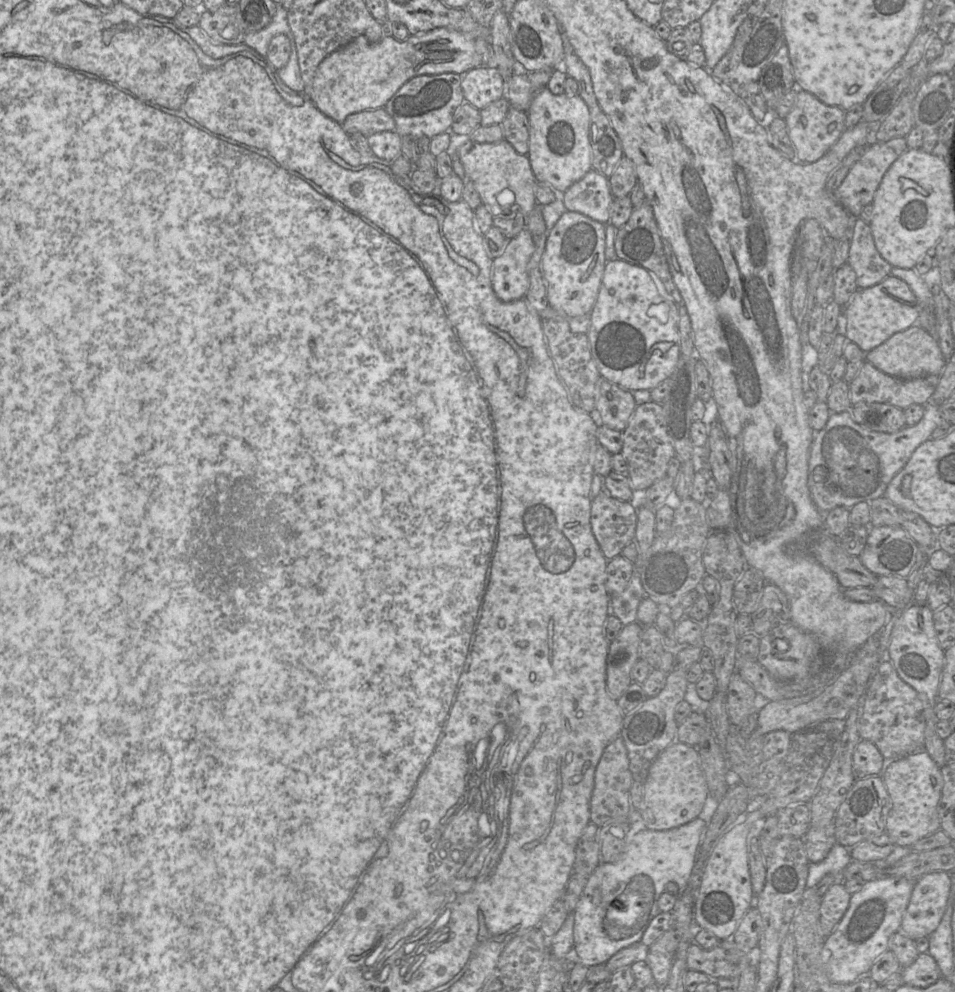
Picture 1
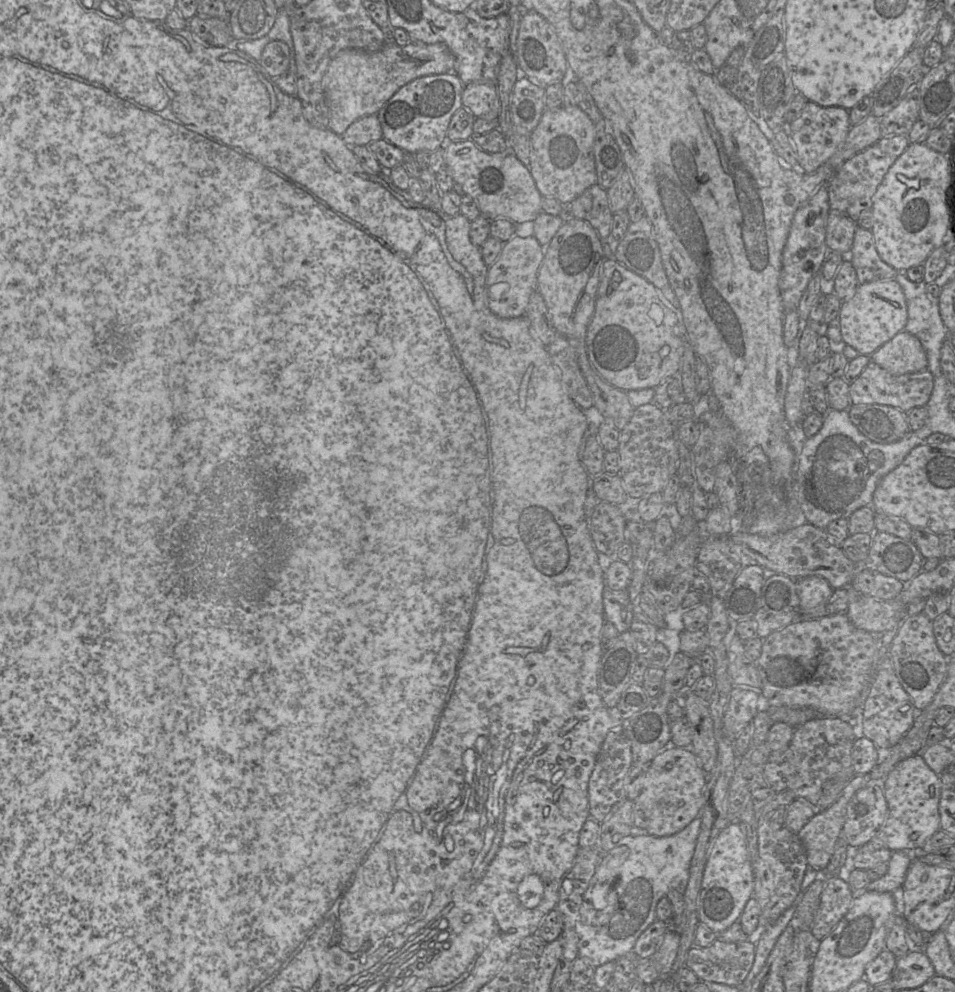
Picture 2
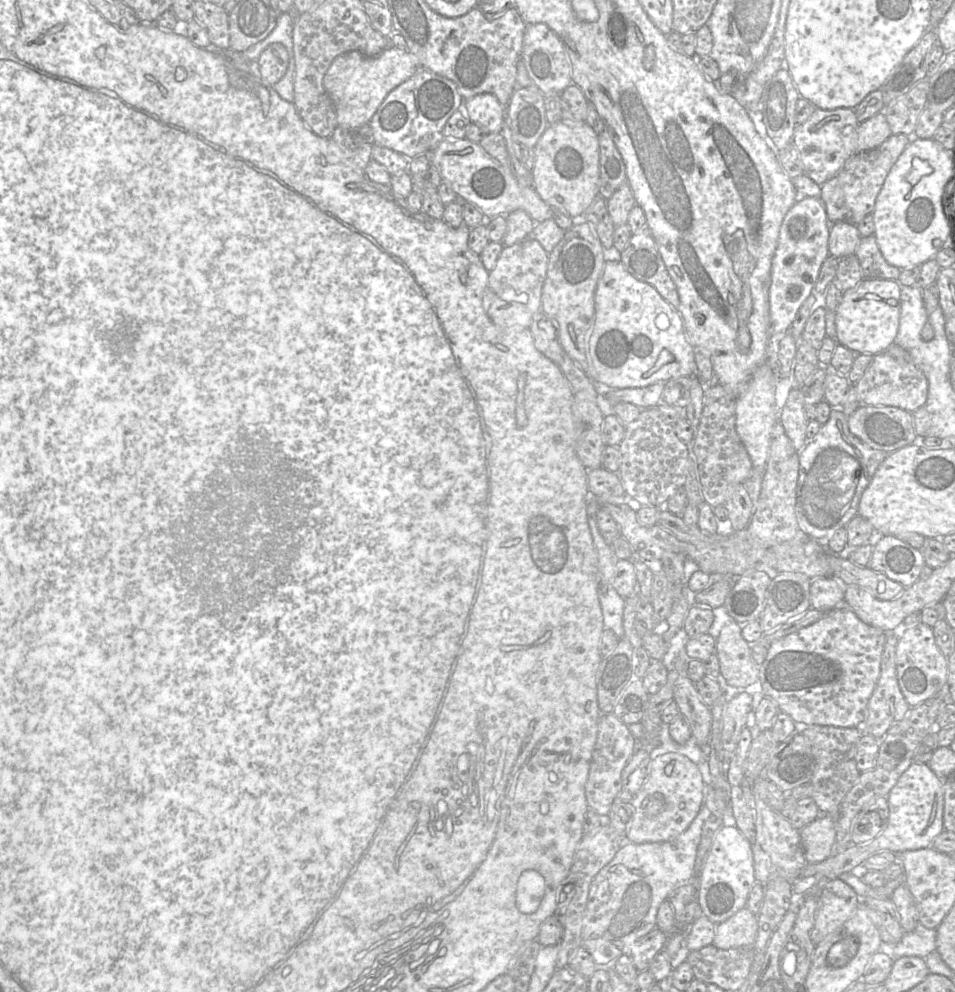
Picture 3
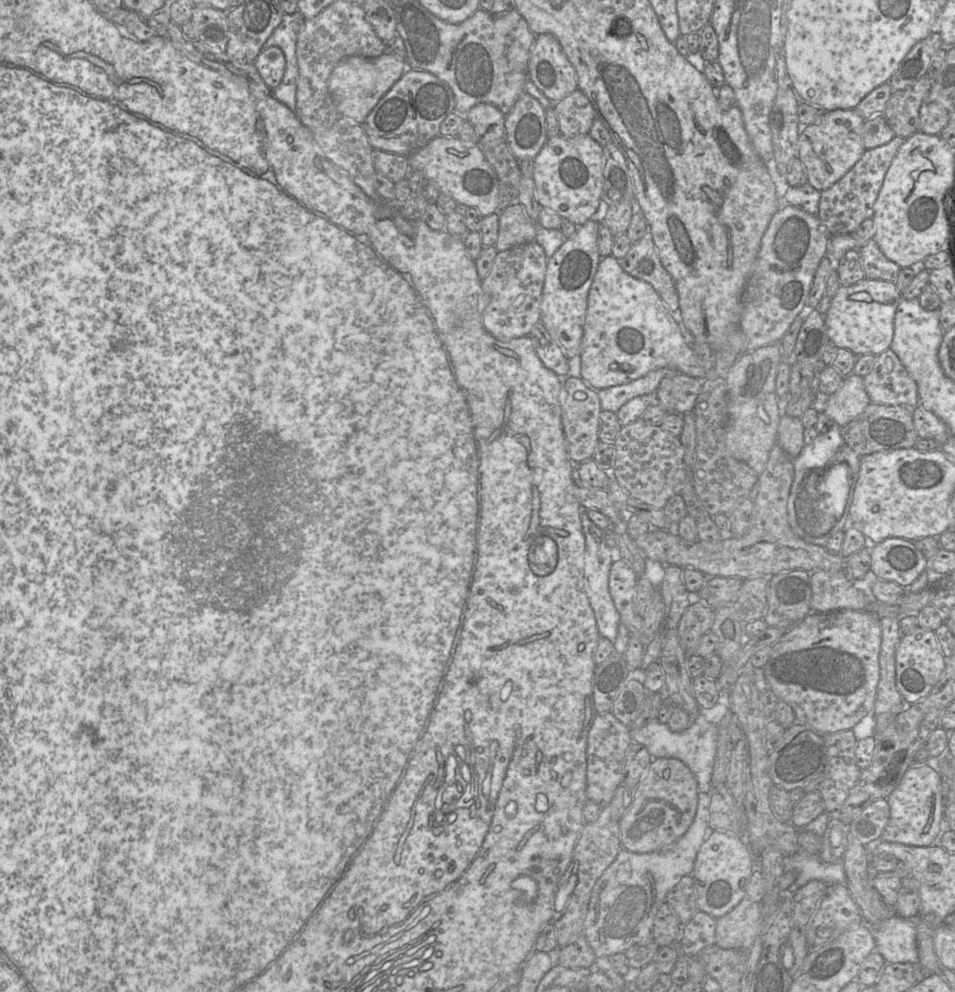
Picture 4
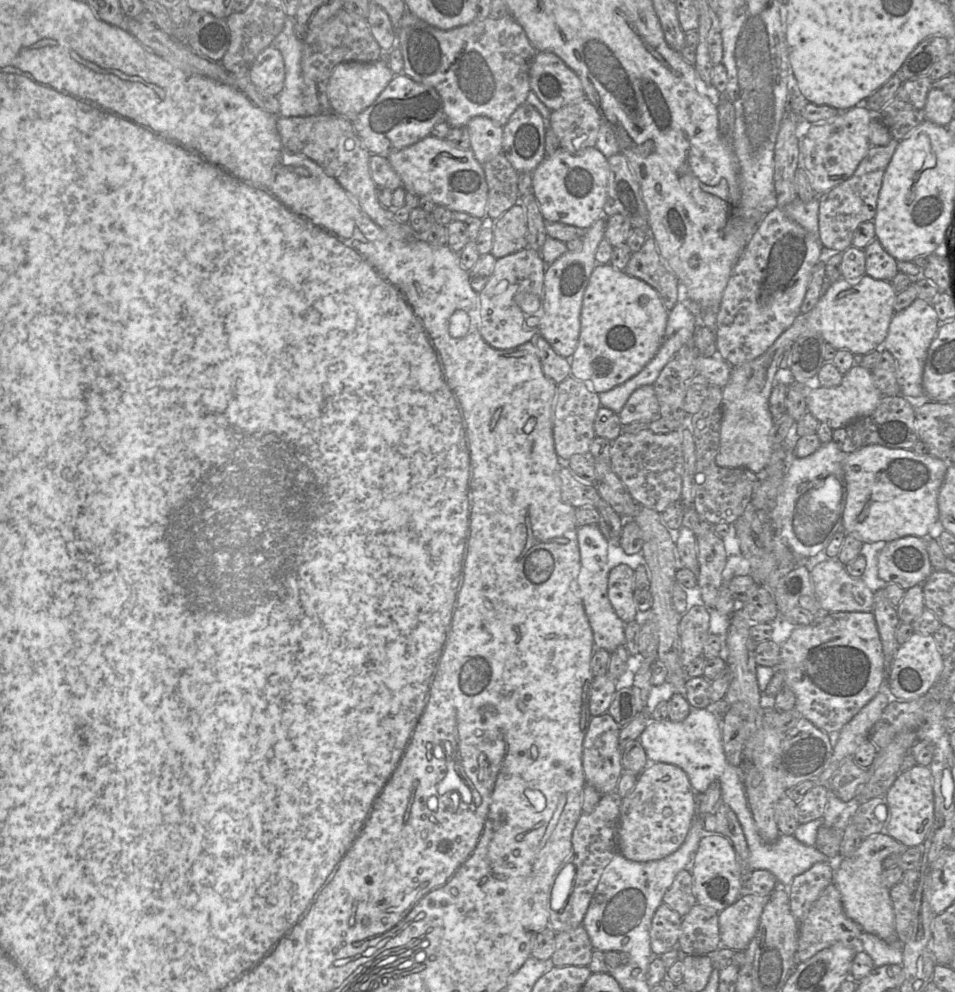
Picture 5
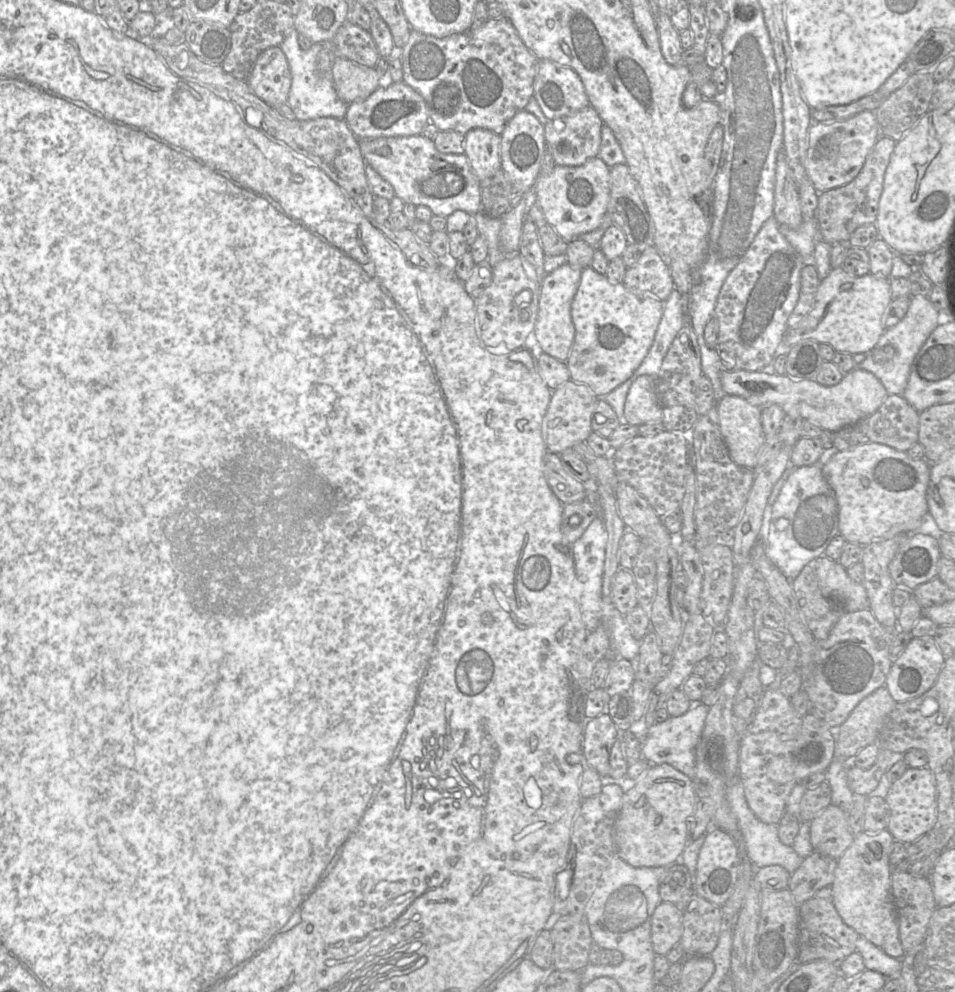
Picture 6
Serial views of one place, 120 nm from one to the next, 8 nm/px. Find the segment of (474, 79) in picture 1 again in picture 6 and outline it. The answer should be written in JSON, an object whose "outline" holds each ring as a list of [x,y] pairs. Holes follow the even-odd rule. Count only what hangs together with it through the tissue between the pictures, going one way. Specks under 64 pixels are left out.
{"outline":[[[473,128],[465,134],[465,155],[481,182],[501,167],[501,136],[493,131]]]}

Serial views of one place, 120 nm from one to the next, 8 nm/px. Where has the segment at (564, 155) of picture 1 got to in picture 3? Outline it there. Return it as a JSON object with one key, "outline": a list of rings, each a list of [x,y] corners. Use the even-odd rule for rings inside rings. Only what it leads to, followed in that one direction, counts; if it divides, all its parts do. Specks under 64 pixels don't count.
{"outline":[[[559,121],[548,125],[534,146],[533,187],[554,211],[580,218],[599,195],[598,134],[587,124]]]}

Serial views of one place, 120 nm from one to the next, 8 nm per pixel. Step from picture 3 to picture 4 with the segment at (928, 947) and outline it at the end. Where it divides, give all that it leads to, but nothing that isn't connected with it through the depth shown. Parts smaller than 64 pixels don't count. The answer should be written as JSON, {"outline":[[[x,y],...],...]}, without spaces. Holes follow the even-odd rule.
{"outline":[[[893,915],[880,925],[870,926],[876,943],[875,950],[882,955],[886,964],[910,963],[918,965],[919,955],[916,939],[916,921]]]}

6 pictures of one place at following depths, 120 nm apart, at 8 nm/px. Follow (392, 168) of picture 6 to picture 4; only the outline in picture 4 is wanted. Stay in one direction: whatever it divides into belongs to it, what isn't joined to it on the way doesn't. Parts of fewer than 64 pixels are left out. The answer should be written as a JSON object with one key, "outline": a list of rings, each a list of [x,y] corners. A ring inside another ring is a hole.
{"outline":[[[438,135],[430,140],[425,146],[408,156],[410,170],[420,171],[427,181],[434,181],[439,192],[453,198],[457,204],[475,208],[486,217],[499,212],[499,182],[493,167],[486,160],[479,145],[467,145],[458,137]]]}

